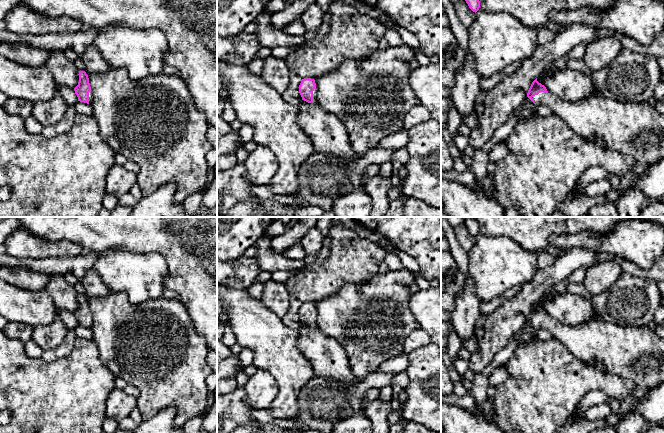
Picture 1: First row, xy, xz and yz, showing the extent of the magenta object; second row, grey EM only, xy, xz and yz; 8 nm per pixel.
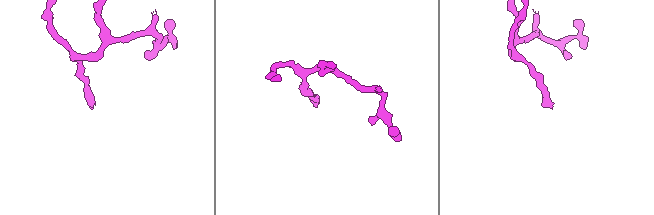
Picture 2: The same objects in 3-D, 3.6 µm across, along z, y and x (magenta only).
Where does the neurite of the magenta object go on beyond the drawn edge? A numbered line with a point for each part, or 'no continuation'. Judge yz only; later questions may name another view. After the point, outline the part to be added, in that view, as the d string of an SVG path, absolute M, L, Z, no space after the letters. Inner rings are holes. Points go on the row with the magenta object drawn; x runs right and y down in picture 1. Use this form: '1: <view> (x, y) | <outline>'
1: yz (637, 129) | M594 84L595 93L580 102L569 102L551 93L540 92L533 96L535 104L547 105L555 115L564 120L568 127L581 138L588 138L589 143L630 155L638 162L651 165L664 158L664 113L660 113L651 102L620 102L605 98Z

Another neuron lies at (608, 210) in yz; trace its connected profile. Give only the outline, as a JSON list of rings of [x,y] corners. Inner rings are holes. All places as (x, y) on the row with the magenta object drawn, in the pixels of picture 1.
[[[615,203],[596,206],[585,215],[587,217],[619,217]]]

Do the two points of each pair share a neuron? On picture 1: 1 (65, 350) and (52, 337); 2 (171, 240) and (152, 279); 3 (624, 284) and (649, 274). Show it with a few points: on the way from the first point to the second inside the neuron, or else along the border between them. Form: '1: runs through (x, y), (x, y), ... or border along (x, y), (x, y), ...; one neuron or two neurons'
1: border along (68, 330), (64, 339), (56, 347), (43, 351); two neurons
2: border along (140, 252), (163, 257), (163, 280); two neurons
3: border along (622, 271), (653, 281); two neurons

